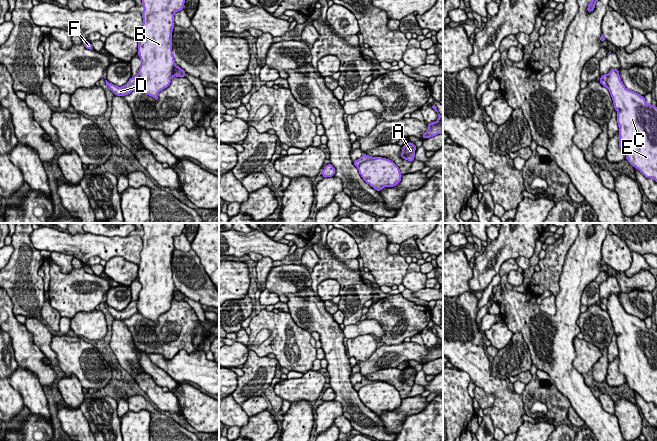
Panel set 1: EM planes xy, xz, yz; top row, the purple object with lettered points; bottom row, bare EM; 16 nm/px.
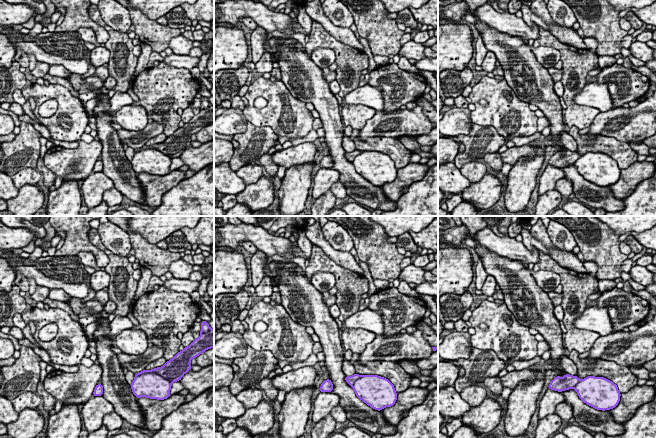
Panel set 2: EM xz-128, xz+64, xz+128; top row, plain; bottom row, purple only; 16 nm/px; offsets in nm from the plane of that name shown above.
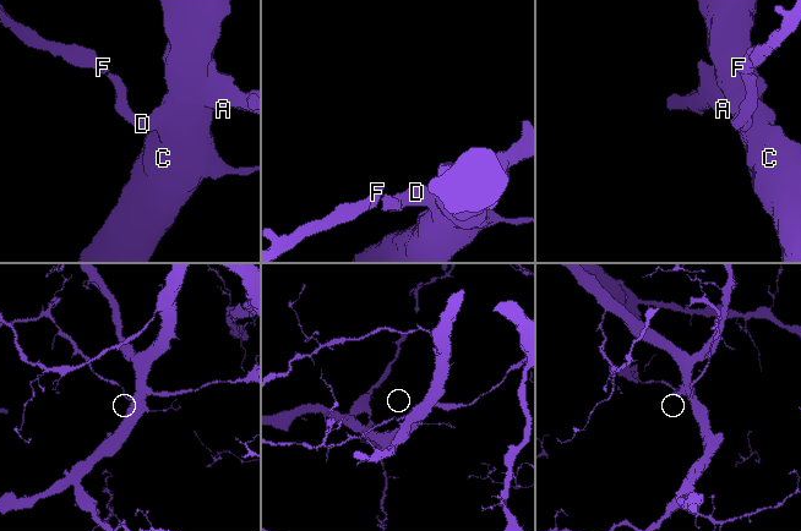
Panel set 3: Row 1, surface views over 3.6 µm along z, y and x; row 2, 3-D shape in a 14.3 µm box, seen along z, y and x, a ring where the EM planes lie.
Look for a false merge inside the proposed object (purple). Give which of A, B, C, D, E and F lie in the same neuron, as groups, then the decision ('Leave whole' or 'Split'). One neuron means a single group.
Groups: A D F / B C E. Split

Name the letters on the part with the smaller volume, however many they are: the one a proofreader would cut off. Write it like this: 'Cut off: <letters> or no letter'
Cut off: A, D, F

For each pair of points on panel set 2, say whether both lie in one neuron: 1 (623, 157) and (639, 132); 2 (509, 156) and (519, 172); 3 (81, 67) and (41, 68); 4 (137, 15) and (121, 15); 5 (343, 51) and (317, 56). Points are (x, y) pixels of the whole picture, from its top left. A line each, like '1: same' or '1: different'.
1: different
2: different
3: different
4: different
5: different

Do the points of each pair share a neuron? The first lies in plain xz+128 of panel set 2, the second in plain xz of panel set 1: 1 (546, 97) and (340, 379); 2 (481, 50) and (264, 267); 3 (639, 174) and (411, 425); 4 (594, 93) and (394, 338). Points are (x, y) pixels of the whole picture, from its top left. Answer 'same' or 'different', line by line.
1: same
2: same
3: different
4: different

